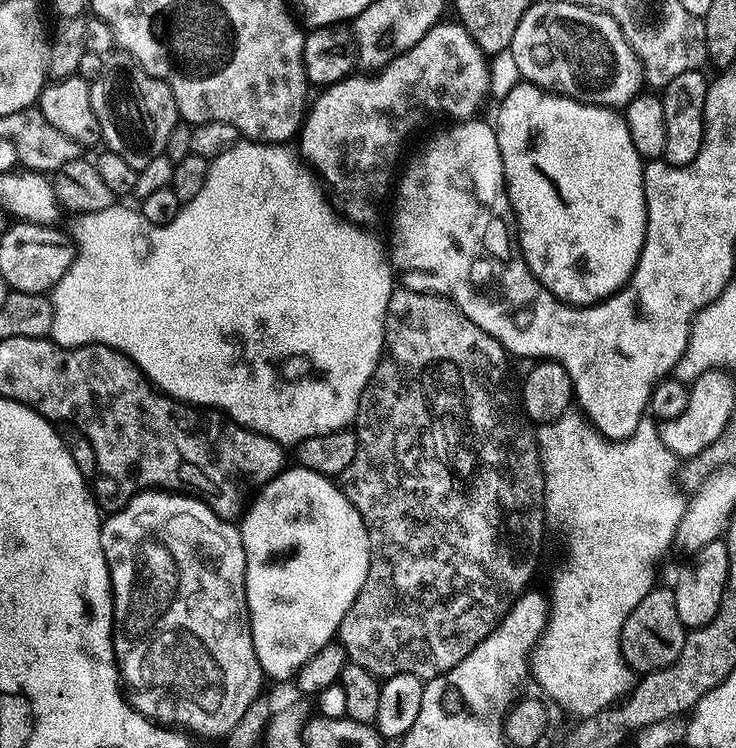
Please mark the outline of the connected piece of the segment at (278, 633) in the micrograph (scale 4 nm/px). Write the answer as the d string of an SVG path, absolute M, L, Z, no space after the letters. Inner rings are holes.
M288 466L280 475L272 477L263 488L255 493L254 499L247 505L238 527L242 546L246 550L246 602L248 603L248 615L252 617L254 654L258 654L260 671L269 681L291 681L302 666L302 662L307 662L311 656L318 654L318 650L322 650L322 646L333 643L337 639L340 623L346 610L350 610L354 598L358 598L358 590L362 590L362 582L366 582L366 570L370 566L370 542L366 534L366 526L362 522L358 510L354 510L354 506L345 498L343 491L329 477L318 474L314 470Z

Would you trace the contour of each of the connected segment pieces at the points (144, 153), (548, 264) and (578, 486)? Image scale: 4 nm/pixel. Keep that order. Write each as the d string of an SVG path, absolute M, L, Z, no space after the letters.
M113 50L104 57L102 74L98 74L98 78L91 81L91 85L90 106L94 106L94 114L98 114L100 134L107 151L122 154L122 158L126 158L126 162L130 162L130 166L137 170L147 166L152 159L165 155L170 142L170 130L174 130L178 122L174 94L170 86L166 86L166 82L149 74L129 52Z
M527 82L516 84L514 90L510 90L510 94L503 96L499 104L500 109L496 112L494 127L498 138L498 150L502 154L504 187L508 194L508 200L512 204L516 239L520 241L520 250L524 254L526 266L530 266L534 278L538 282L542 282L542 286L546 286L546 290L550 290L550 294L554 294L566 304L587 306L598 304L607 296L613 296L632 277L644 245L644 235L648 225L648 207L644 197L645 161L638 154L638 150L634 150L634 142L630 142L630 130L626 130L623 115L615 107L583 104L580 100L572 100L568 96L558 96L554 92L547 92L545 88L539 88L538 85Z
M569 410L564 415L552 420L549 424L541 424L536 428L536 440L540 444L540 464L544 468L544 507L549 513L557 512L564 519L564 528L568 531L568 540L572 545L568 548L568 561L564 569L556 576L552 584L552 609L548 612L548 625L536 637L536 647L530 653L532 676L538 682L540 691L553 705L557 704L564 712L569 712L572 718L583 718L598 714L607 708L610 702L615 702L625 695L630 688L630 669L624 662L620 652L620 635L626 618L630 618L630 610L646 598L646 594L654 586L654 580L648 573L652 560L656 560L668 547L673 547L676 531L684 517L686 496L678 483L678 457L660 441L660 430L657 421L651 418L641 418L634 434L618 440L609 440L600 435L576 410Z

